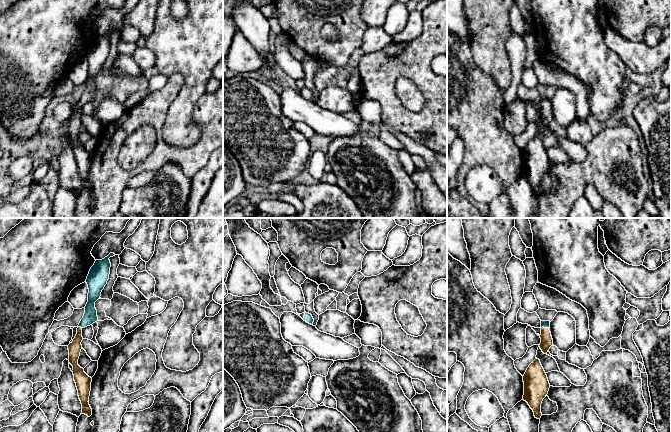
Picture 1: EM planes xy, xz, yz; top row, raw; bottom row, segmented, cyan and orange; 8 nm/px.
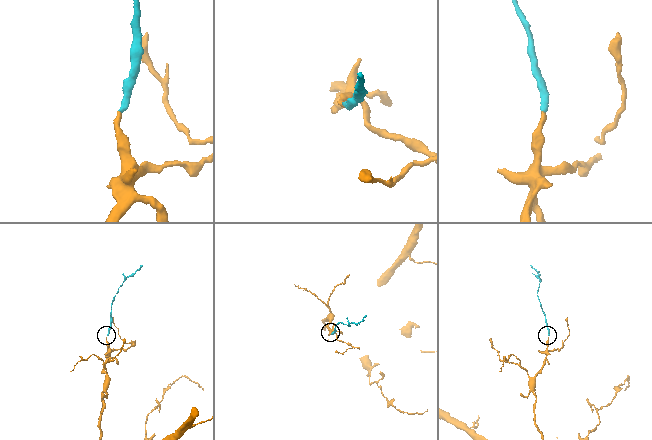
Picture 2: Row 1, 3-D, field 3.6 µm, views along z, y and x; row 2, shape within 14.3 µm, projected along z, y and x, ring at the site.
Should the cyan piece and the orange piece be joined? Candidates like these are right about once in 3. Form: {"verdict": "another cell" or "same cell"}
{"verdict": "same cell"}

